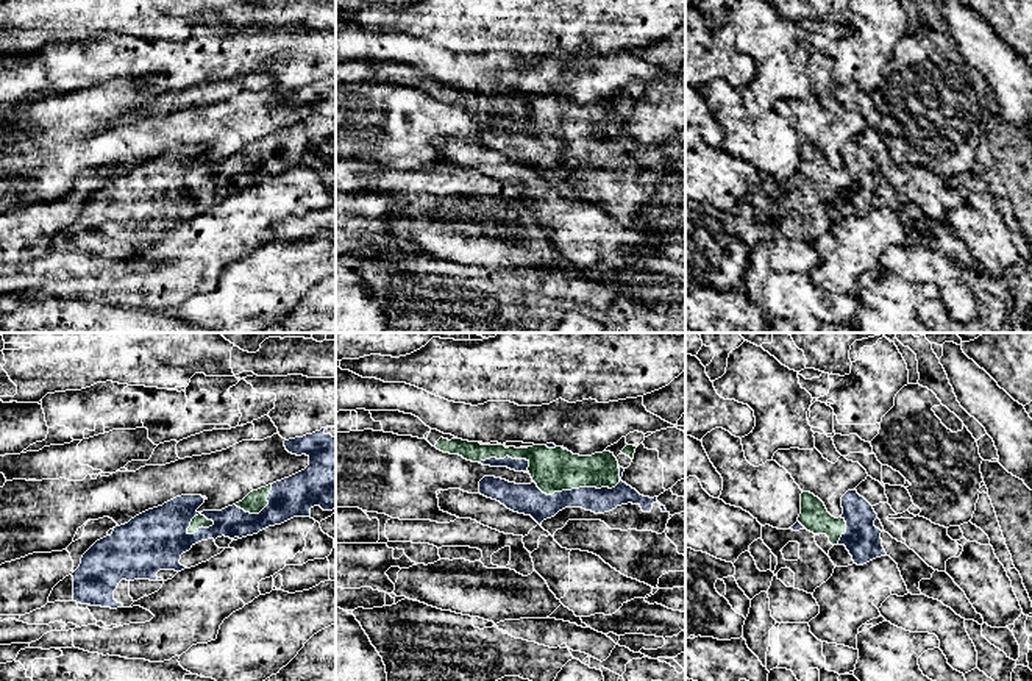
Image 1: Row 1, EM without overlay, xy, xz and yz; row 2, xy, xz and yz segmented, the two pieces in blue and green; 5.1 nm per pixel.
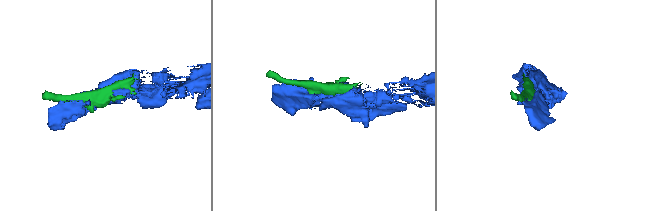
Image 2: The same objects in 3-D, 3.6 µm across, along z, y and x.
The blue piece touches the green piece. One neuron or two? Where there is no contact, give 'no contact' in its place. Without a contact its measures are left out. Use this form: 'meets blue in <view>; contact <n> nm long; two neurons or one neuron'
meets blue in xz; contact 460 nm long; one neuron

